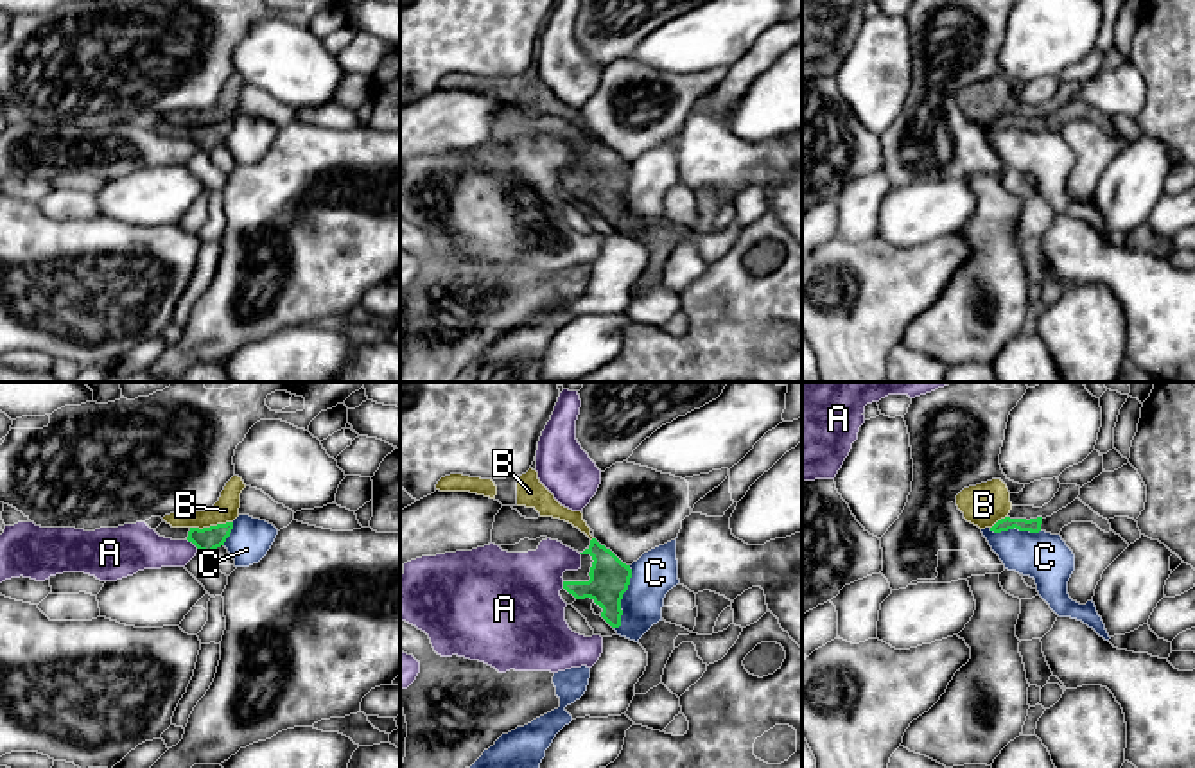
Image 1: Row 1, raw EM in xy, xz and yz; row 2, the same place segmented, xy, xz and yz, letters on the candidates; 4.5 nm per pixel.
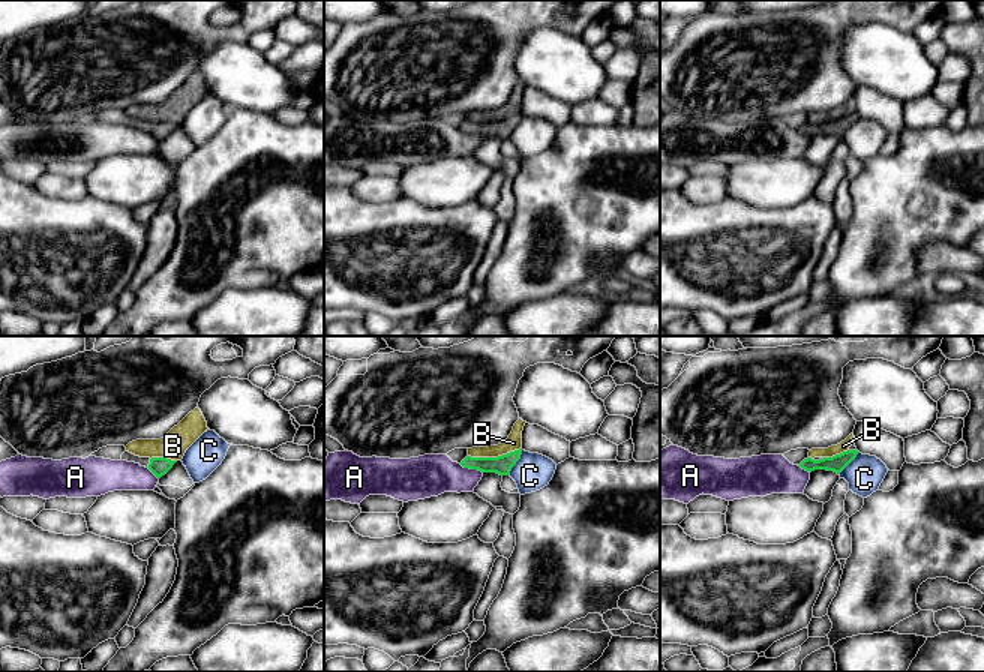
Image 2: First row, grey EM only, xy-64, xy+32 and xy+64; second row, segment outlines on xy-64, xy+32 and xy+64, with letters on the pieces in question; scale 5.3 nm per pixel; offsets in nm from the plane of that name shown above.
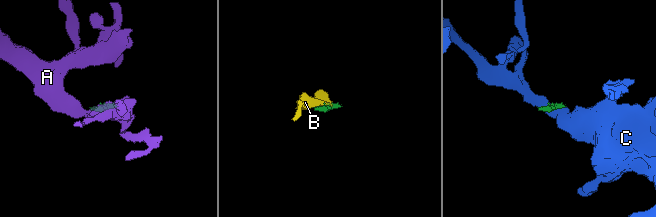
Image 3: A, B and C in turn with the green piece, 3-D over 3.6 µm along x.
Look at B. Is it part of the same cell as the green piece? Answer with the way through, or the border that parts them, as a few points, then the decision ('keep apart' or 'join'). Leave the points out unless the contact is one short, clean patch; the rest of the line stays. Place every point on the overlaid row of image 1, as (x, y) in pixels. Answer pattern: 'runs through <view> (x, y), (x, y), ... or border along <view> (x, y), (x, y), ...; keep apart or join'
border along xy (232, 521), (191, 528); keep apart

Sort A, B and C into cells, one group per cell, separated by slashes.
A / B / C

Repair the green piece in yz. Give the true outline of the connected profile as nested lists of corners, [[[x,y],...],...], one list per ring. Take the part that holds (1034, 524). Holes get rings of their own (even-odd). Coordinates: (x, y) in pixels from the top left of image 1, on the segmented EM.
[[[1075,499],[1071,504],[1068,504],[1066,508],[1059,510],[1057,513],[1053,513],[1051,517],[1046,517],[1046,519],[1037,517],[1037,519],[1026,520],[1026,519],[1005,517],[1005,519],[998,520],[990,528],[990,531],[1001,533],[1001,531],[1008,531],[1008,529],[1016,528],[1019,531],[1030,531],[1030,533],[1046,531],[1051,535],[1060,535],[1062,528],[1071,522],[1093,522],[1102,531],[1105,531],[1105,533],[1111,531],[1109,520],[1100,517],[1098,513],[1095,513],[1080,499]]]

